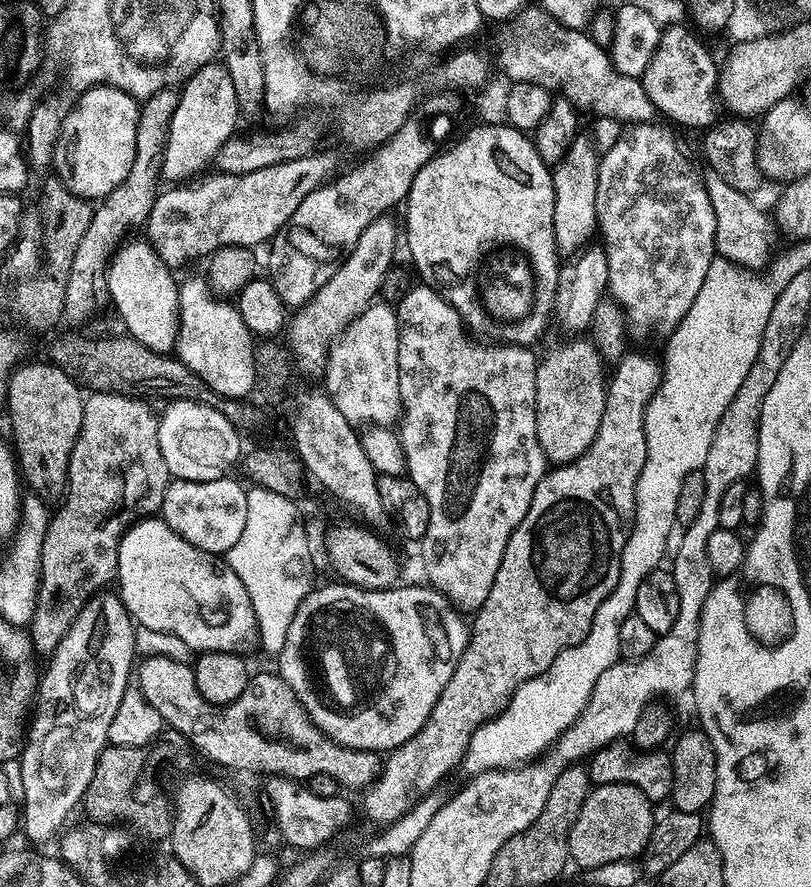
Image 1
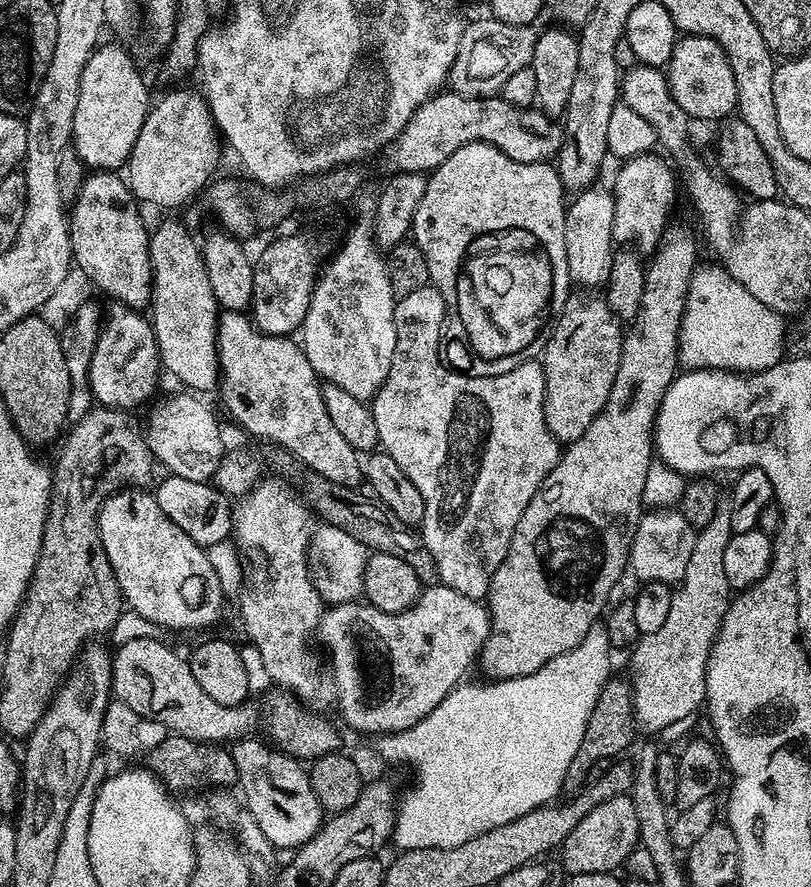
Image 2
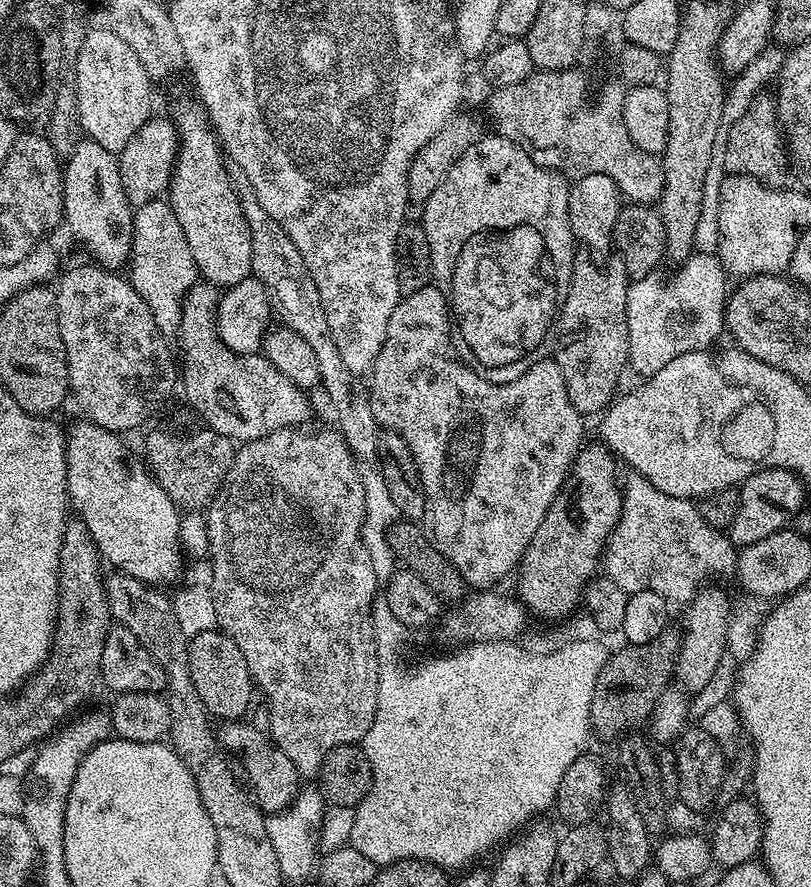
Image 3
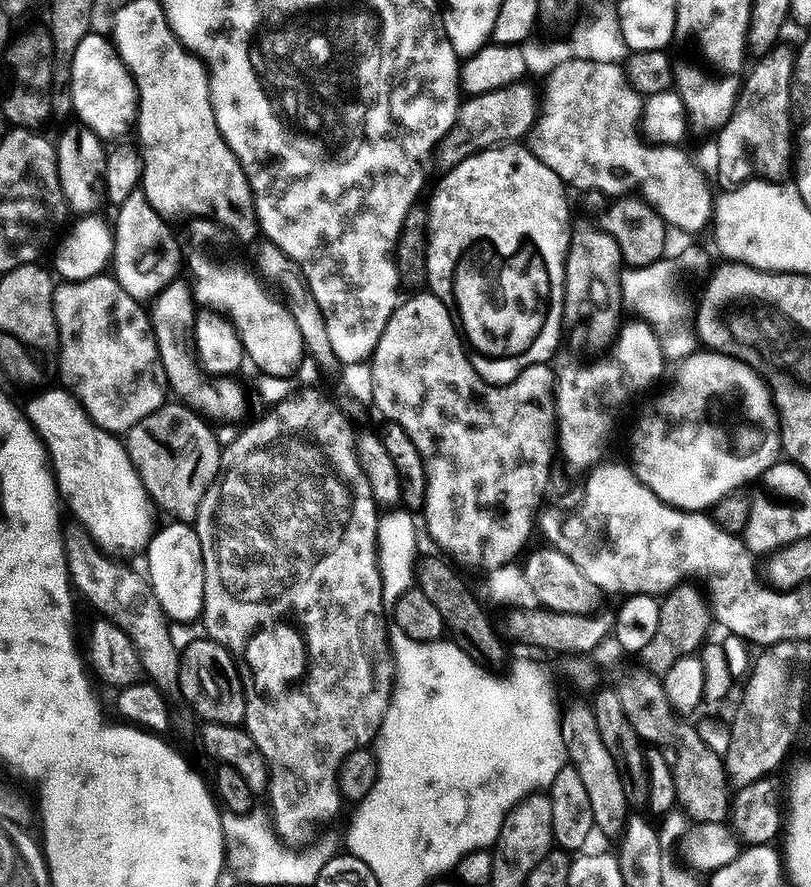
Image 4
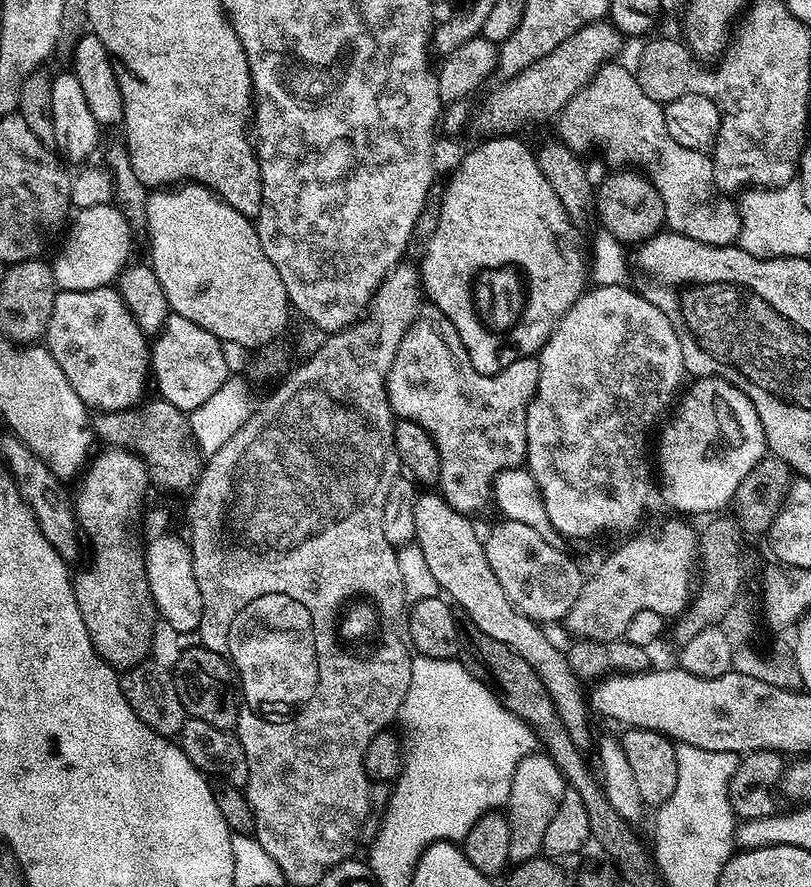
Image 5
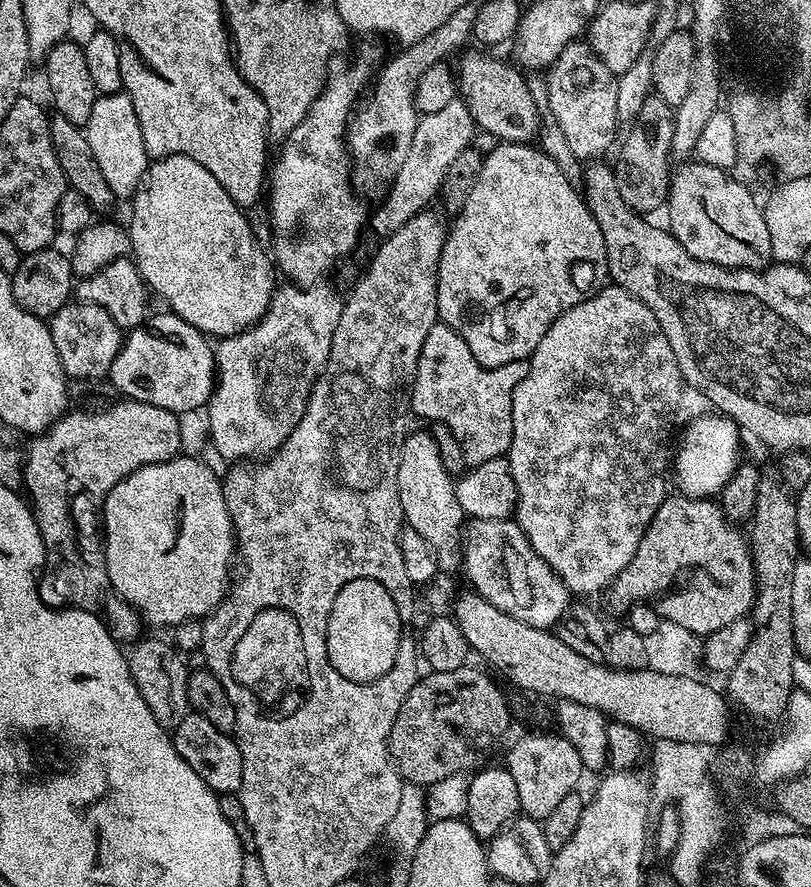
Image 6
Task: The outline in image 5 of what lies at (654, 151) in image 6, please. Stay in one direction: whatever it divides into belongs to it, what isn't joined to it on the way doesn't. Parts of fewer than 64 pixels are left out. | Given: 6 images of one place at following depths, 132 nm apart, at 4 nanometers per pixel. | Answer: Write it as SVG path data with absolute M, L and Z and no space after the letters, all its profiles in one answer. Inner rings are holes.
M618 168L607 173L605 180L595 189L594 210L601 227L610 230L623 244L641 244L663 229L665 204L643 171L628 169Z

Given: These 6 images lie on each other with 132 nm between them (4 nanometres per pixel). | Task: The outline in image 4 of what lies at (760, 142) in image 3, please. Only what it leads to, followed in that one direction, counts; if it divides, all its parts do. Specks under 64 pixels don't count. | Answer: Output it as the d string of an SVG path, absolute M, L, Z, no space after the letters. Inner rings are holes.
M777 46L771 52L763 53L757 60L760 61L753 68L751 65L750 71L743 77L740 95L736 97L736 104L732 108L728 120L715 133L716 155L714 155L714 161L717 164L715 179L721 180L724 186L737 186L753 178L766 181L783 181L789 175L794 164L793 49Z

